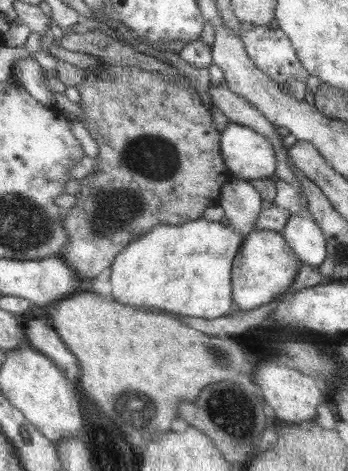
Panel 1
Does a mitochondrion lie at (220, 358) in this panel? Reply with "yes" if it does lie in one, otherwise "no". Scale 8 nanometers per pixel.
yes

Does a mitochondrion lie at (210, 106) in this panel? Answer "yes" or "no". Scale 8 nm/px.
no

